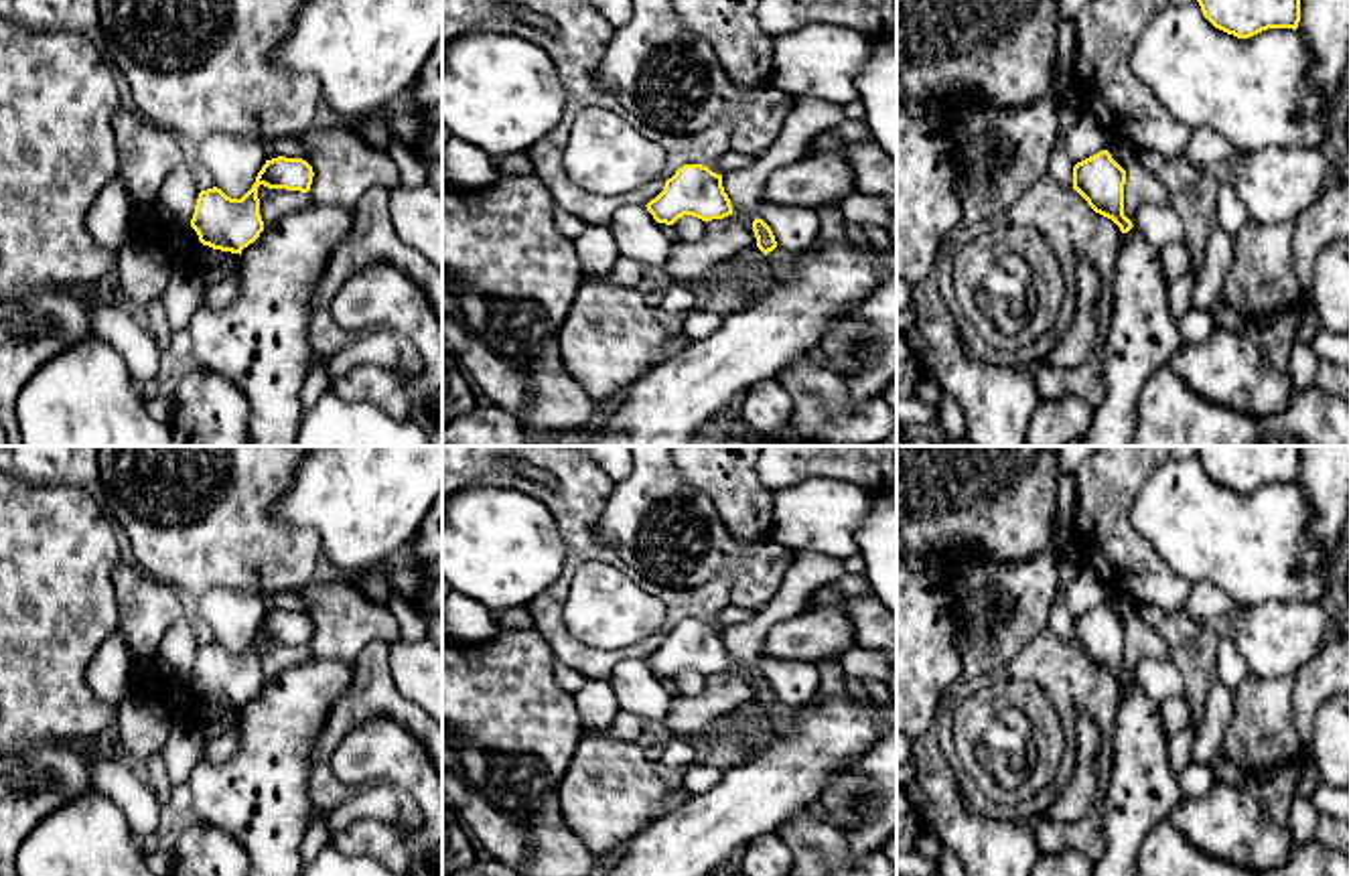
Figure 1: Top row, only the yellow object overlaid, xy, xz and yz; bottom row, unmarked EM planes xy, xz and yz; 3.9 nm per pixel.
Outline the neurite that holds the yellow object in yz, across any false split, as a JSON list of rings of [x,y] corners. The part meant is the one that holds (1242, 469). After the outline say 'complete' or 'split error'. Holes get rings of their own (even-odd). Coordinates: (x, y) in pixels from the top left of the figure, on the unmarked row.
[[[1197,446],[1203,470],[1219,485],[1250,493],[1268,483],[1298,483],[1300,446]]]; complete

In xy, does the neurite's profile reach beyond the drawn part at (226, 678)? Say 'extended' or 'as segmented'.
as segmented

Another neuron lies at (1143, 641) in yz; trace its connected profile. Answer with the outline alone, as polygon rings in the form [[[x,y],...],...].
[[[1138,616],[1126,627],[1124,669],[1132,675],[1142,659],[1168,661],[1173,647]]]

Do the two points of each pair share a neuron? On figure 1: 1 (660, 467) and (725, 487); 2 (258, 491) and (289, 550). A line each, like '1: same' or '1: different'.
1: different
2: same

